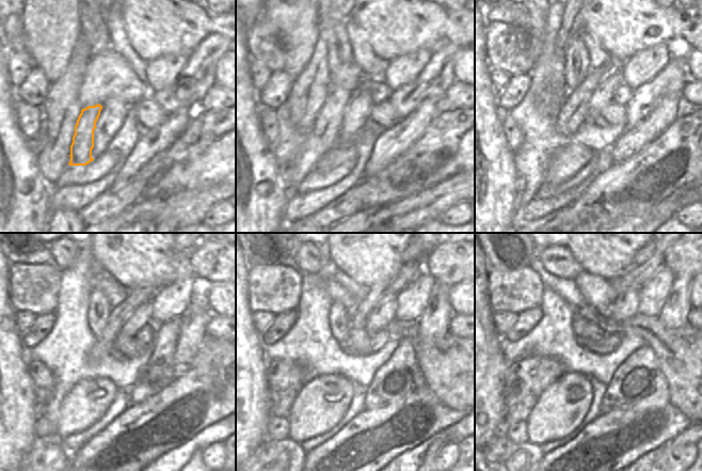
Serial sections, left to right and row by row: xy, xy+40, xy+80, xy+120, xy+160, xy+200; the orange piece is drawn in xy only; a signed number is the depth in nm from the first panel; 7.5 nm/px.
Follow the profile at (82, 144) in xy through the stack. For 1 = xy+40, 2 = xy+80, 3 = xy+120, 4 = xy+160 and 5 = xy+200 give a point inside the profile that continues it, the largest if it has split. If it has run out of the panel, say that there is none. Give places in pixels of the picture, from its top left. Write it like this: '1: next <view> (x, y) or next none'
1: next xy+40 (328, 124)
2: next xy+80 (573, 112)
3: next xy+120 (118, 315)
4: next xy+160 (415, 265)
5: next xy+200 (636, 278)

